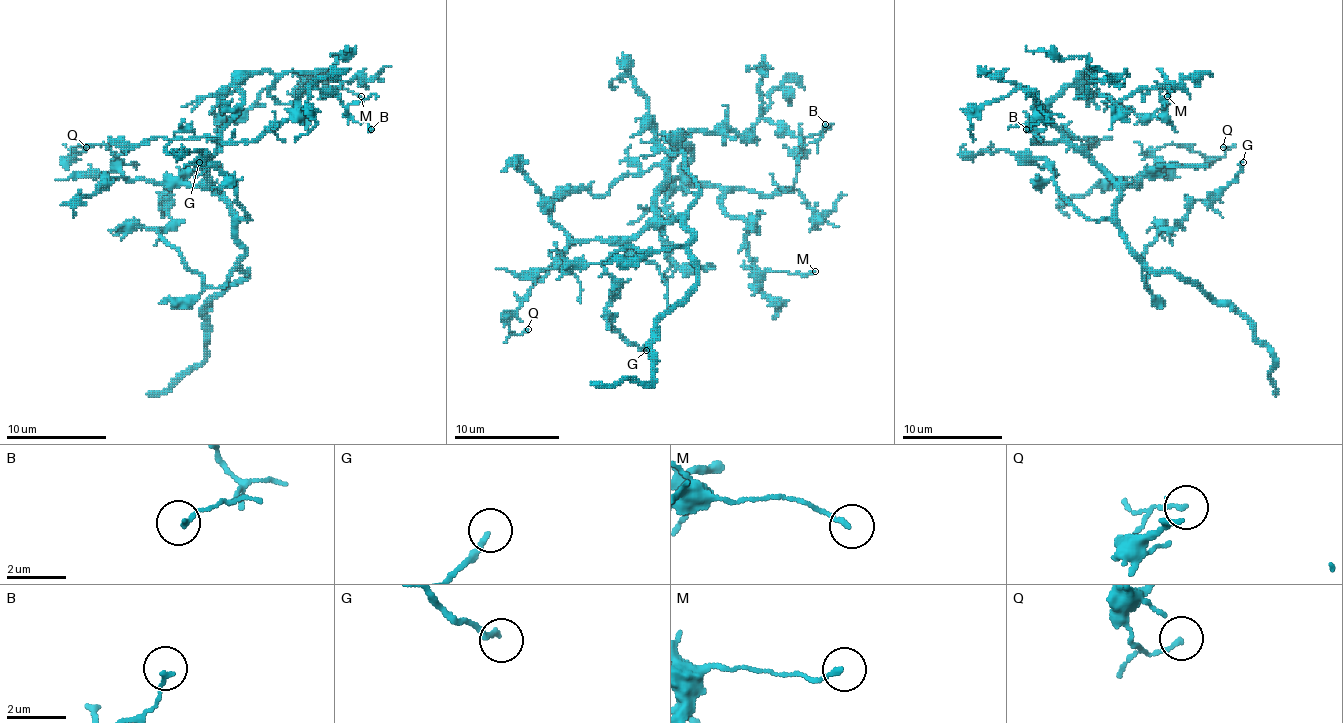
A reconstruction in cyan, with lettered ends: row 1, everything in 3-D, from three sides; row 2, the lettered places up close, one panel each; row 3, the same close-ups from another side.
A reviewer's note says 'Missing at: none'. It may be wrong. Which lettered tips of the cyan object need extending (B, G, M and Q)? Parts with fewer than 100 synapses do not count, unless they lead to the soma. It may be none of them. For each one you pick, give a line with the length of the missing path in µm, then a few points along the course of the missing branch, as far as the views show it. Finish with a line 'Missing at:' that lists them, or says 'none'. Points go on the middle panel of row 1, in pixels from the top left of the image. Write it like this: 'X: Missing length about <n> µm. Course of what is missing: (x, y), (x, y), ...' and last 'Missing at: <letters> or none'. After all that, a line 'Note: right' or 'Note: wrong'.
Missing at: none
Note: right

